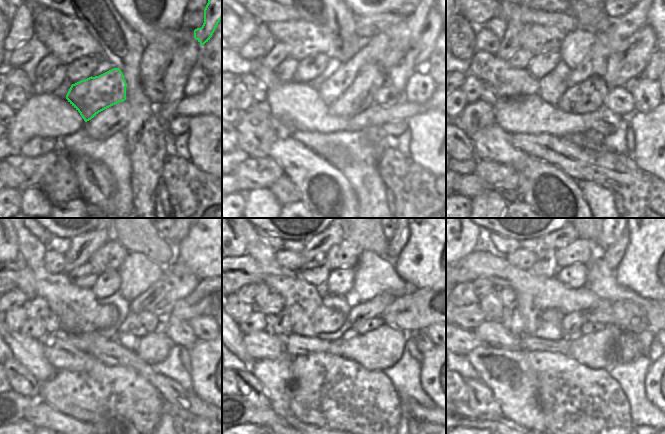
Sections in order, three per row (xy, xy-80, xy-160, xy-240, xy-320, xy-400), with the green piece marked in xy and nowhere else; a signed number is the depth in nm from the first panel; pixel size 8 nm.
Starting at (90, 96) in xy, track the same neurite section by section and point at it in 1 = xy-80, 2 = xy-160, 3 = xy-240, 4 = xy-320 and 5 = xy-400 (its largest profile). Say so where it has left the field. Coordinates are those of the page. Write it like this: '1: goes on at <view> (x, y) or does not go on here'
1: goes on at xy-80 (385, 49)
2: goes on at xy-160 (618, 59)
3: goes on at xy-240 (177, 282)
4: goes on at xy-320 (372, 308)
5: goes on at xy-400 (572, 322)

